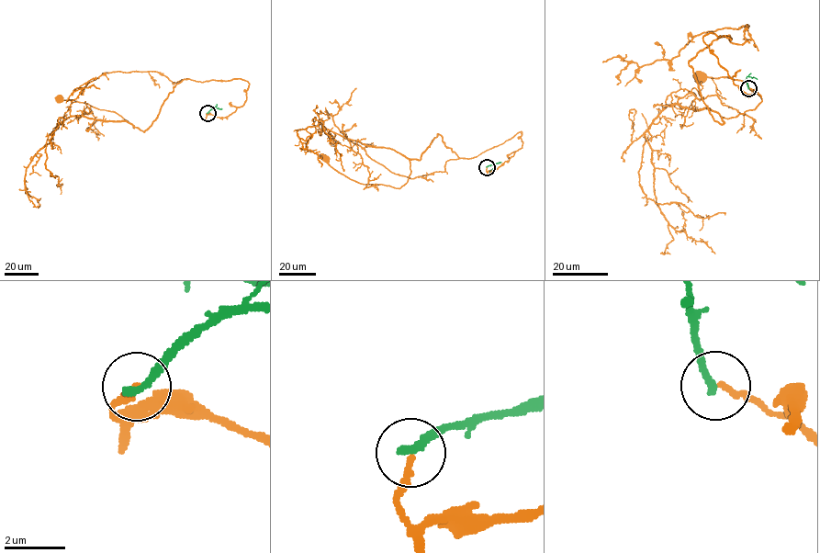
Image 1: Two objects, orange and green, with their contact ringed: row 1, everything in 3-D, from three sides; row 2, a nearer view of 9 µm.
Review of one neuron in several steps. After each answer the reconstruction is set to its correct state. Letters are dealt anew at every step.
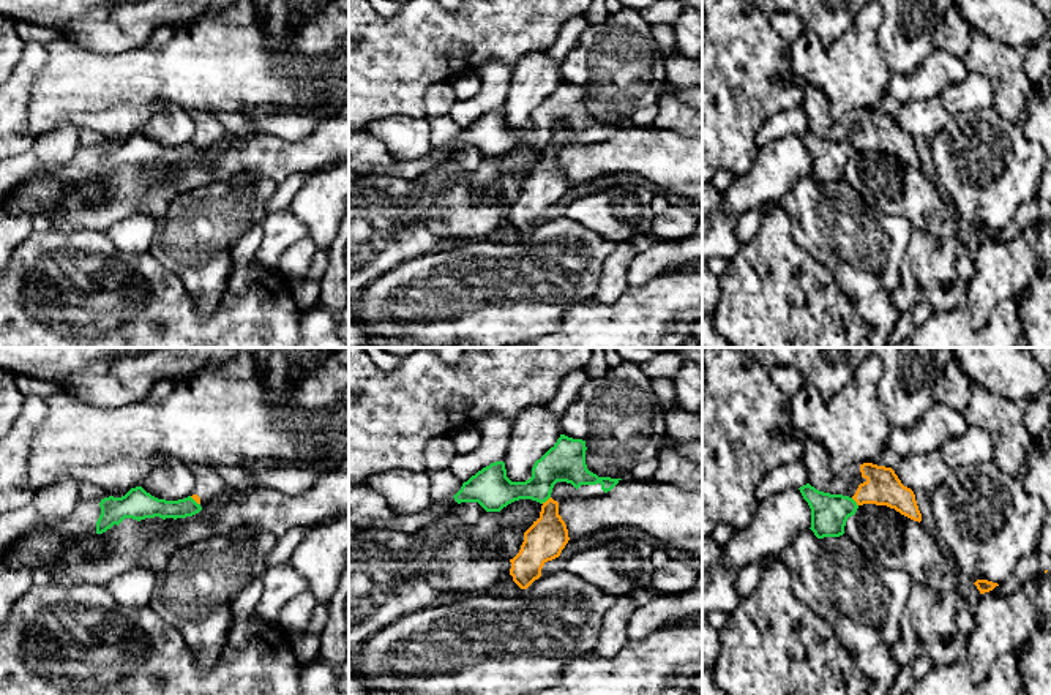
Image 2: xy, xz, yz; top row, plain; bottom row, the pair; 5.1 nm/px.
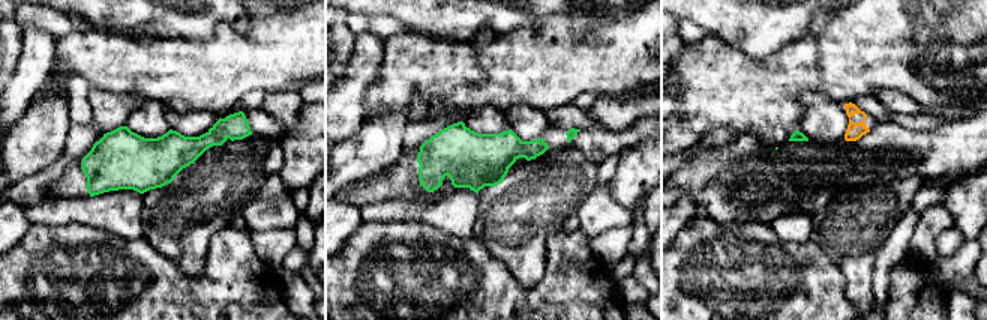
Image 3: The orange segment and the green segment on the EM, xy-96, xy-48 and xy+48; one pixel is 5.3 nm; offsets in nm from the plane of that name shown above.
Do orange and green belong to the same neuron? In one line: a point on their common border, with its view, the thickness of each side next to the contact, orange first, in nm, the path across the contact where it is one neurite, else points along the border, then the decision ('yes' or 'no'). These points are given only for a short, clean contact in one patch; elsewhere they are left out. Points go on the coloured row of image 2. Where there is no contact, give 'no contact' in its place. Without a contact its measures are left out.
xz (546, 501) | 200/200 nm | along xz (549, 496), (542, 503) | no

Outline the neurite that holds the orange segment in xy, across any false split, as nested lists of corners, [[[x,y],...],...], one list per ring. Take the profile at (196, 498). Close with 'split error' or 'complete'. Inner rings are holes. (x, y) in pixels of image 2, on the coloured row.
[[[191,464],[189,471],[194,477],[194,490],[191,498],[200,507],[208,507],[213,499],[218,499],[229,488],[223,477],[211,466]]] | split error

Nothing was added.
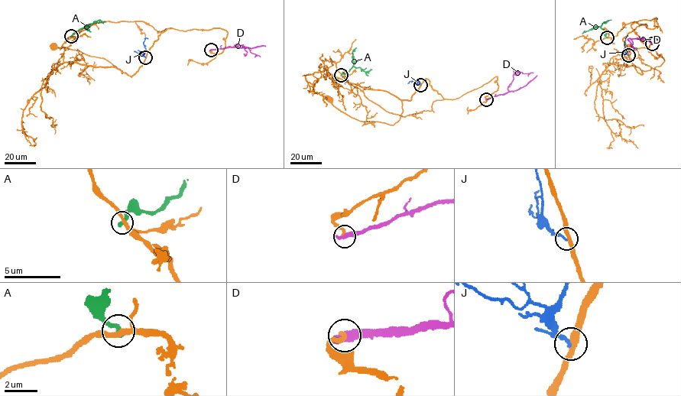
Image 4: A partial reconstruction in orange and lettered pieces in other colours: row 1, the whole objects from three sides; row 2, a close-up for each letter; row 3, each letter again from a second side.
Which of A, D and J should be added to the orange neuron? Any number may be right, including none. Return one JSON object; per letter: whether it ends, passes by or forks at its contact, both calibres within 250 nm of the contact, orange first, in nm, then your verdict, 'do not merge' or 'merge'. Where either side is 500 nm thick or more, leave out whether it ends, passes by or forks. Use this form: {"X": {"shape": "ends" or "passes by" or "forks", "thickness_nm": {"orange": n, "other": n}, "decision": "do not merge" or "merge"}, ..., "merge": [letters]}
{"A": {"shape": "ends", "thickness_nm": {"orange": 280, "other": 320}, "decision": "do not merge"}, "D": {"thickness_nm": {"orange": 300, "other": 550}, "decision": "do not merge"}, "J": {"shape": "ends", "thickness_nm": {"orange": 320, "other": 200}, "decision": "do not merge"}, "merge": []}

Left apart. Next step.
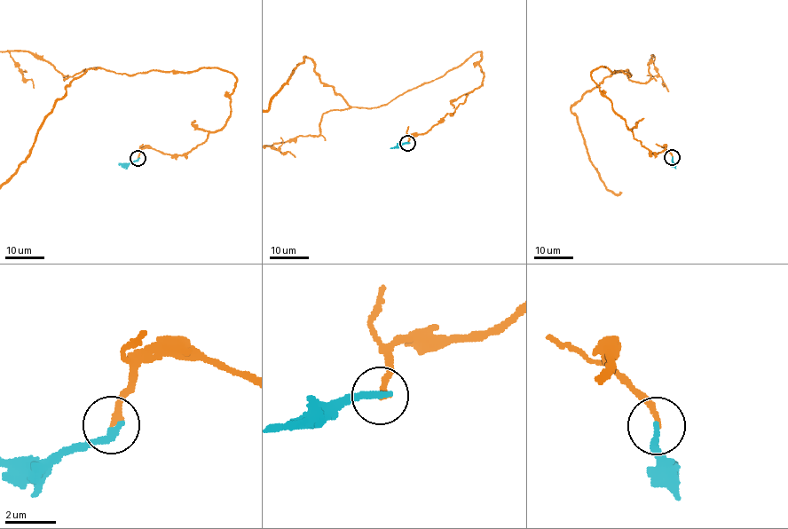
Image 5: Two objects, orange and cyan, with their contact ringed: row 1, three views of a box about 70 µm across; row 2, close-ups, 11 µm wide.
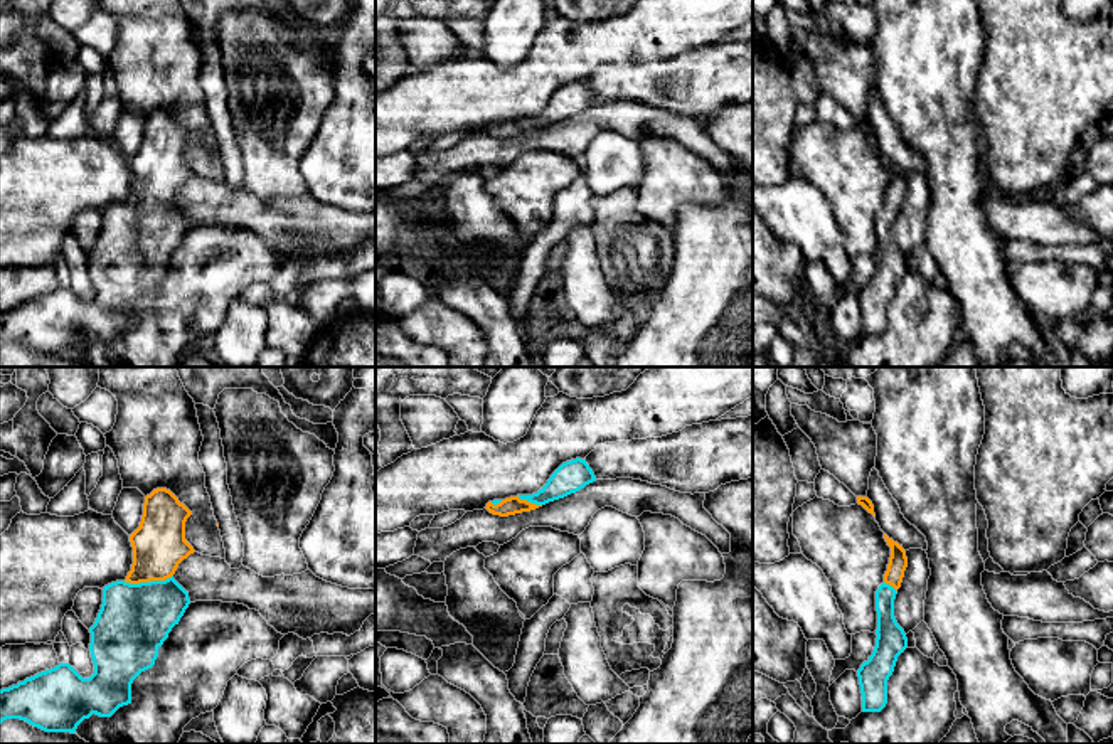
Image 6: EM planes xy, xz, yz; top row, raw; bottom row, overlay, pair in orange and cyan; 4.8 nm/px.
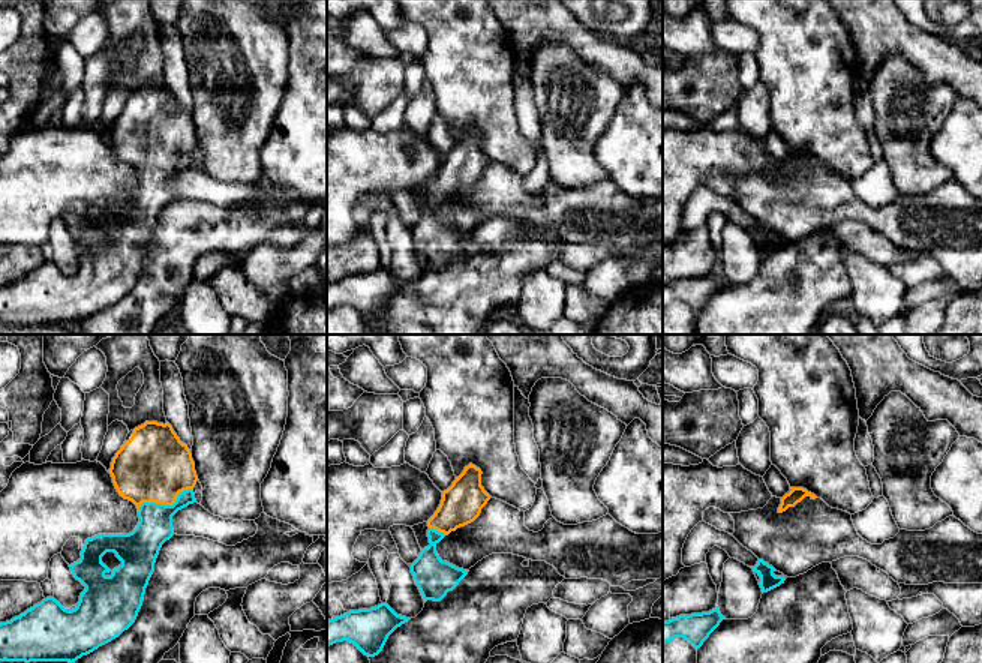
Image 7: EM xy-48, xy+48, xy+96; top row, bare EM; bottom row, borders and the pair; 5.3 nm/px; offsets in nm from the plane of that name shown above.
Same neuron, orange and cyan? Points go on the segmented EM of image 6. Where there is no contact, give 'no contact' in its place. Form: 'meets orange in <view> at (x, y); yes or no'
meets orange in xy at (147, 581); yes

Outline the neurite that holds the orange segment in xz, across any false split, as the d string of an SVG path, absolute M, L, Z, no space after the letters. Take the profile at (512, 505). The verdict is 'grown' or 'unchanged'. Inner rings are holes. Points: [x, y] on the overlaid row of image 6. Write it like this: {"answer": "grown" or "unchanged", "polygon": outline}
{"answer": "grown", "polygon": "M576 458L562 463L537 493L493 500L488 502L485 508L500 517L530 512L549 502L576 493L593 481L596 481L596 476L586 460Z"}

